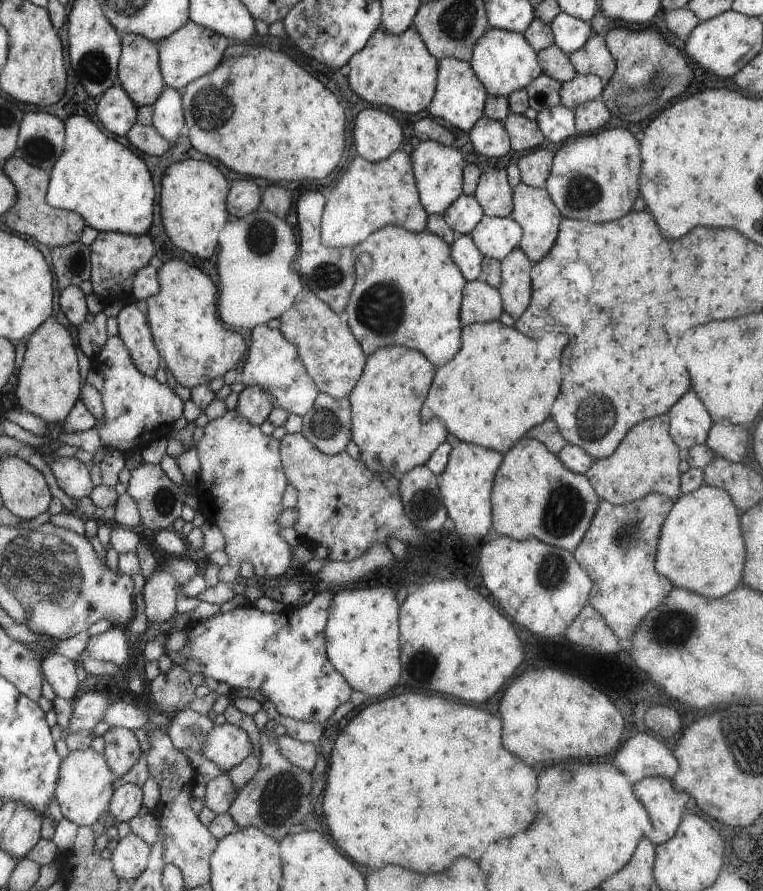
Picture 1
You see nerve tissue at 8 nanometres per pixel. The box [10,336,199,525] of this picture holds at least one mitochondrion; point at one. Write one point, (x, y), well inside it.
(163, 501)

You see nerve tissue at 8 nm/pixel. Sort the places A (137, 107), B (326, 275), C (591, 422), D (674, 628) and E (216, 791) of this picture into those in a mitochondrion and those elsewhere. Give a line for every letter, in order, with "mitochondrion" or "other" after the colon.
A: other
B: mitochondrion
C: mitochondrion
D: mitochondrion
E: other

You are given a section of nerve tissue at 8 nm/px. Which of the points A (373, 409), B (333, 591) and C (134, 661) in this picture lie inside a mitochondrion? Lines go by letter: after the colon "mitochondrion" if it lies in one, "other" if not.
A: other
B: other
C: other

